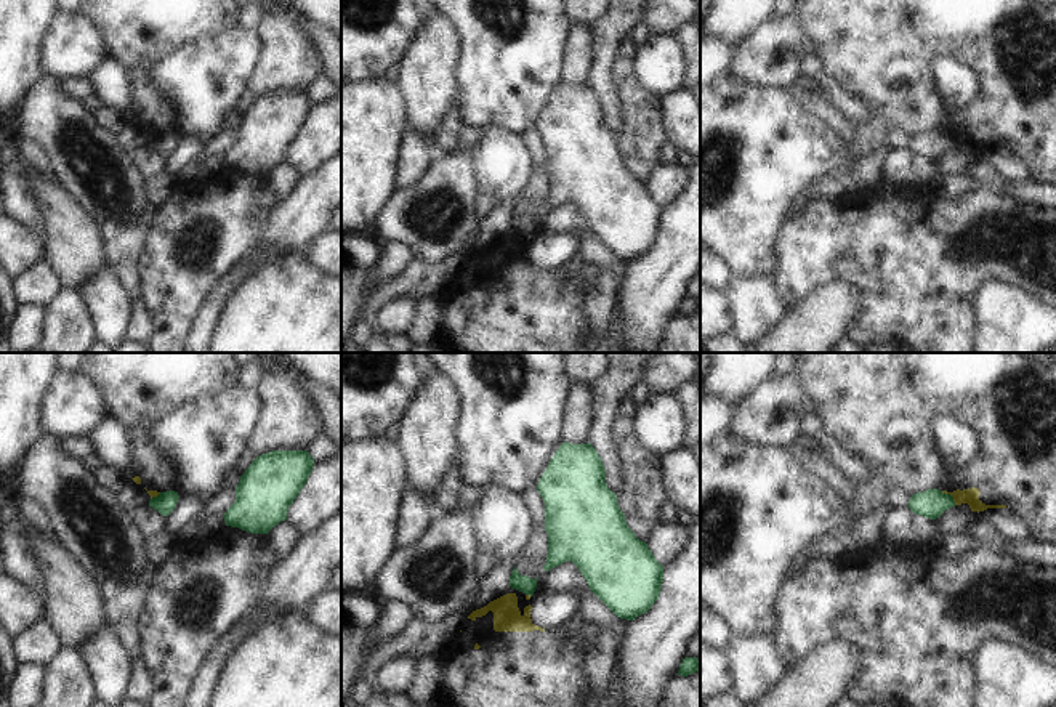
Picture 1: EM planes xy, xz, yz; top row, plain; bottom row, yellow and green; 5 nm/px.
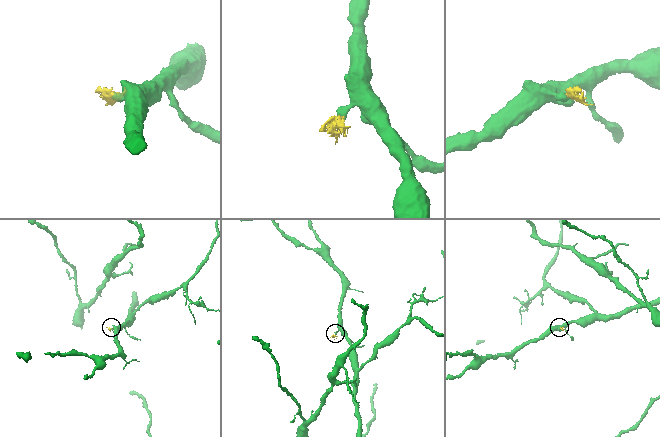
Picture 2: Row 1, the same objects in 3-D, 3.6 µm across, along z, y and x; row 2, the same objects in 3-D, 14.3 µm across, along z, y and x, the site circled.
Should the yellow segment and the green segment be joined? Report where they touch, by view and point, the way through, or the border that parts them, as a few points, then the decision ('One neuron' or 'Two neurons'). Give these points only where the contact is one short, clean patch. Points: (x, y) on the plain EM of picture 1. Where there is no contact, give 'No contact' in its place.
Touches yellow at yz (951, 135). Boundary: yz (941, 132), (947, 133), (955, 145). Two neurons.

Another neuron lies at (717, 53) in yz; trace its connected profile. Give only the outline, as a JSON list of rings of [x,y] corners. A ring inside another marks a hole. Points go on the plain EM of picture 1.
[[[715,34],[700,37],[700,88],[732,72],[742,43]]]

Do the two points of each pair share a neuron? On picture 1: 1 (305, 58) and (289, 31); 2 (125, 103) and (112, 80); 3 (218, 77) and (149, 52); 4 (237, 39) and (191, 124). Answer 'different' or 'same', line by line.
1: same
2: same
3: different
4: same

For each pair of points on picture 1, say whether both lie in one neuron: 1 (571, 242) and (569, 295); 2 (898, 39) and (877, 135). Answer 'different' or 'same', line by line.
1: different
2: different

